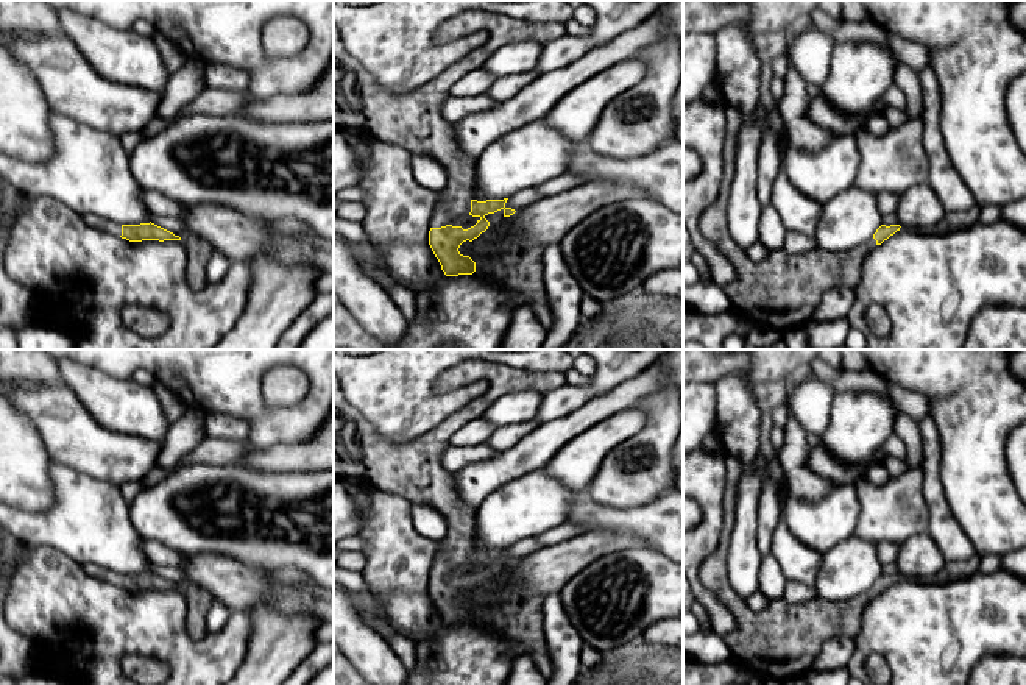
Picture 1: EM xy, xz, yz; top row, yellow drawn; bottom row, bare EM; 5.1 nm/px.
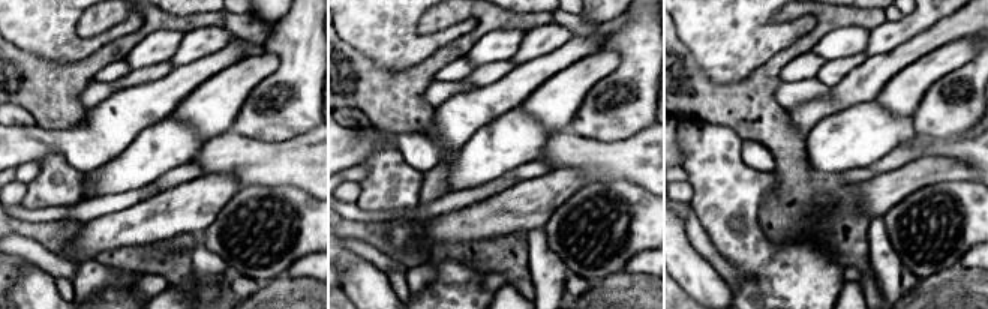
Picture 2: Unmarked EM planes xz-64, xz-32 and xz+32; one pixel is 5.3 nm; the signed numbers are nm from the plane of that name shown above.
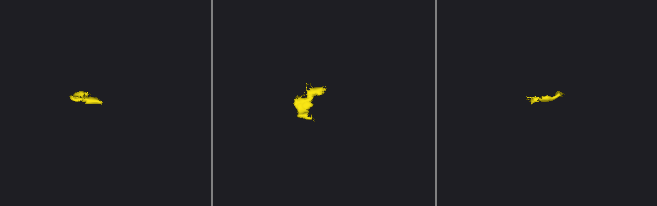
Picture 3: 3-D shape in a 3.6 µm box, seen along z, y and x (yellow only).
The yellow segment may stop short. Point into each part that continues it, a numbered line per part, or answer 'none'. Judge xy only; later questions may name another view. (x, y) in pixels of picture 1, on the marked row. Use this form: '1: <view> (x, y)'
1: xy (97, 222)

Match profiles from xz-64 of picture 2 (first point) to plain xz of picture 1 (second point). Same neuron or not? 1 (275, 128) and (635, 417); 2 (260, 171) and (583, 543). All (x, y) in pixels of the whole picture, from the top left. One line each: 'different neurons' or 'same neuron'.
1: different neurons
2: different neurons

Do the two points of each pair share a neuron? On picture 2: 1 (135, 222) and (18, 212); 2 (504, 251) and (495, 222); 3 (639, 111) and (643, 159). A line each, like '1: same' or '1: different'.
1: different
2: different
3: different

